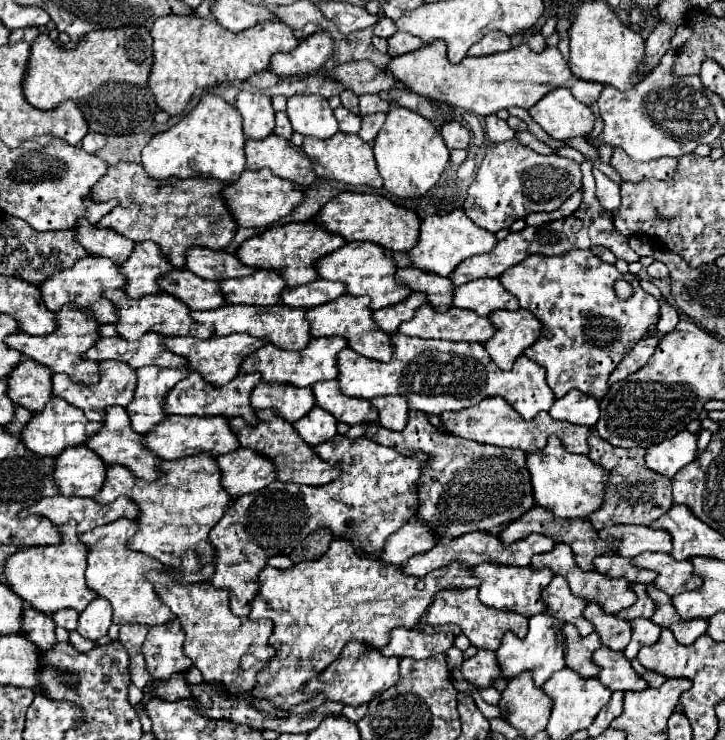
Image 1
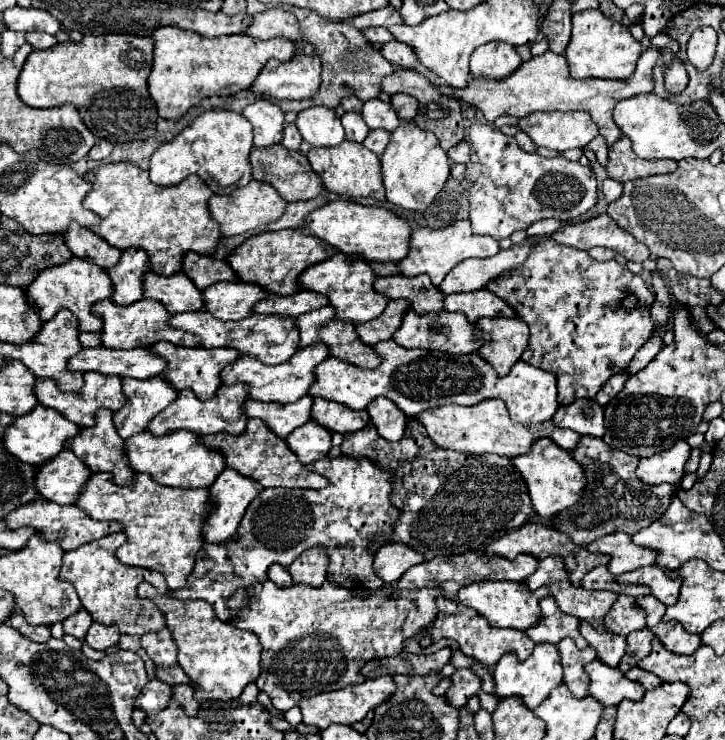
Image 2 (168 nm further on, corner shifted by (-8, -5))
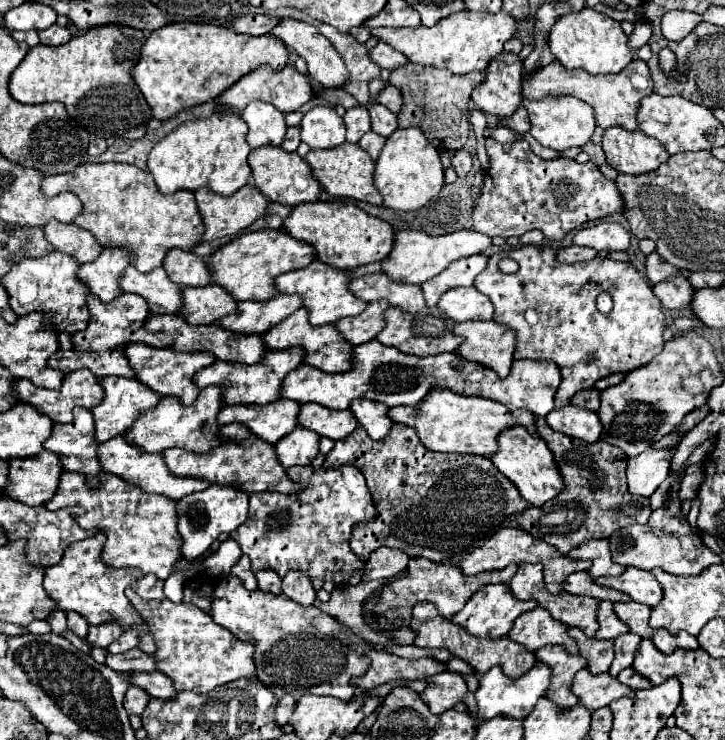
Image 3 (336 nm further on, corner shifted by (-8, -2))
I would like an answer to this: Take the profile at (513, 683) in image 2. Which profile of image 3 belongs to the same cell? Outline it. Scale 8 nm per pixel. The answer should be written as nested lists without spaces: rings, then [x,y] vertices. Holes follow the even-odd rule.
[[[535,665],[529,673],[525,673],[525,677],[519,677],[517,681],[509,681],[509,677],[501,673],[501,669],[489,669],[489,673],[479,677],[479,689],[475,691],[477,719],[489,721],[497,715],[525,719],[533,711],[535,701],[545,695],[547,687],[549,687],[549,669],[545,669],[545,665]]]

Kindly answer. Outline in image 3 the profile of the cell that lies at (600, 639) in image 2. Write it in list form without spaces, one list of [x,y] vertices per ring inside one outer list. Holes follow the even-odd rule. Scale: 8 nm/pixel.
[[[569,629],[569,637],[575,639],[579,647],[579,655],[585,657],[587,669],[597,675],[605,673],[611,667],[613,661],[613,641],[599,641],[599,639],[589,639],[581,629]]]

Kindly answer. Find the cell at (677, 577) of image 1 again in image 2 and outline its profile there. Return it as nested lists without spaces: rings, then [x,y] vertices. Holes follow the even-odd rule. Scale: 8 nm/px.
[[[643,566],[631,572],[625,572],[621,576],[617,576],[617,580],[625,582],[625,584],[645,584],[651,588],[651,594],[657,596],[663,604],[671,606],[677,602],[679,598],[679,588],[681,588],[681,580],[671,578],[671,572],[661,568],[661,566]]]

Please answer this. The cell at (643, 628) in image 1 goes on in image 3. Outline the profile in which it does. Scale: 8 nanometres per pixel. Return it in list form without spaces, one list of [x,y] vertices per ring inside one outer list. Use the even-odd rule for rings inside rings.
[[[625,633],[615,639],[615,659],[613,659],[613,665],[609,667],[609,673],[613,677],[617,677],[621,669],[631,667],[639,643],[641,643],[641,637],[633,635],[633,633]]]

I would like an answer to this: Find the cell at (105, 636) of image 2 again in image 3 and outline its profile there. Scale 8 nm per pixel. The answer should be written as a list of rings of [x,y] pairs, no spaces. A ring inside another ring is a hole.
[[[107,623],[107,625],[93,625],[89,627],[89,635],[87,641],[95,647],[109,647],[109,643],[113,643],[119,635],[121,635],[121,627],[115,623]]]

